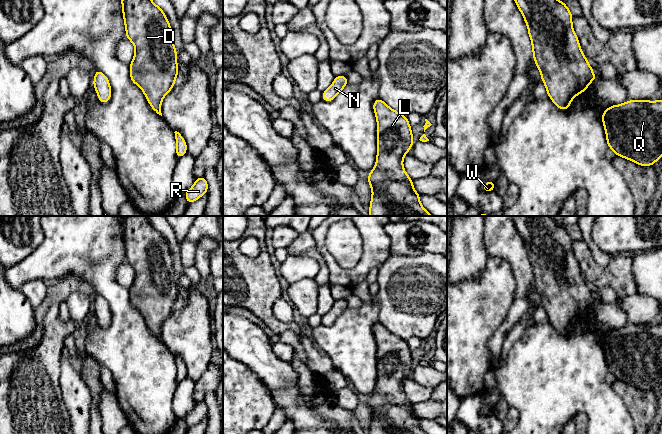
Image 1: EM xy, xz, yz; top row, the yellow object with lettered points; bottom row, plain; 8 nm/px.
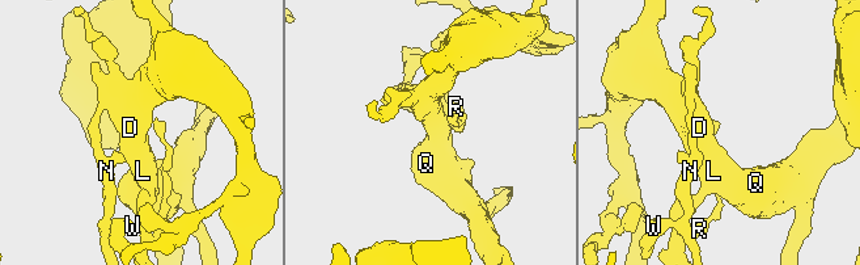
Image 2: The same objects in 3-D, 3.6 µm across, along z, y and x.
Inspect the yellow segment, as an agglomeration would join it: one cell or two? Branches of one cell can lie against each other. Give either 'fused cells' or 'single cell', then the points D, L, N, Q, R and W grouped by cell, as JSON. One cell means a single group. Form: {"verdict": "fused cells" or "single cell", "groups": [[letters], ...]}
{"verdict": "single cell", "groups": [["D", "L", "N", "Q", "R", "W"]]}

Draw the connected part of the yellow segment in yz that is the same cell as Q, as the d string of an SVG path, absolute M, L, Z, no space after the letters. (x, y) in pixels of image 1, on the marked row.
M628 100L619 105L608 107L602 113L608 148L612 149L616 156L623 157L641 166L651 166L662 157L662 100Z

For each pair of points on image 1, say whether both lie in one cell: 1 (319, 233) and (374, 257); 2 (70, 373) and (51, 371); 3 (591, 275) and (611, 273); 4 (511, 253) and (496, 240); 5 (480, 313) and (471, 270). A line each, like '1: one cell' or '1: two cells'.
1: one cell
2: two cells
3: one cell
4: one cell
5: two cells

